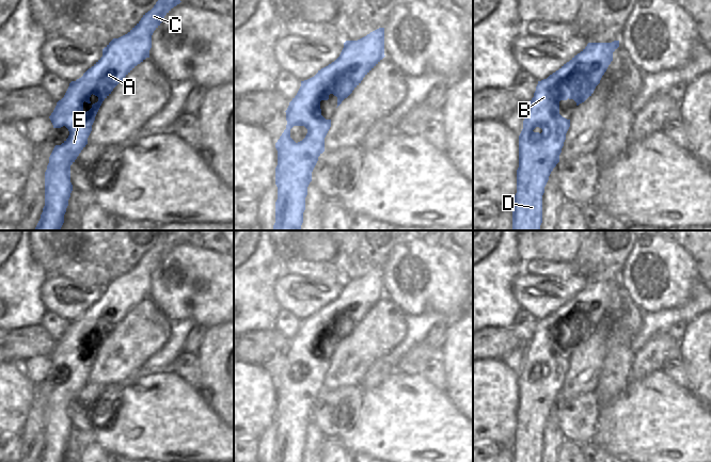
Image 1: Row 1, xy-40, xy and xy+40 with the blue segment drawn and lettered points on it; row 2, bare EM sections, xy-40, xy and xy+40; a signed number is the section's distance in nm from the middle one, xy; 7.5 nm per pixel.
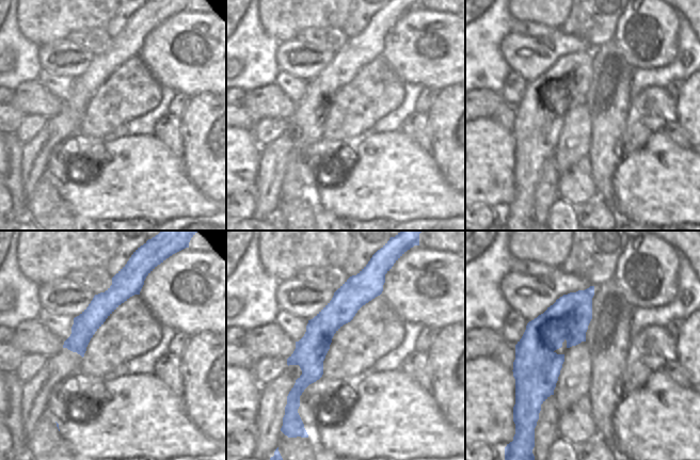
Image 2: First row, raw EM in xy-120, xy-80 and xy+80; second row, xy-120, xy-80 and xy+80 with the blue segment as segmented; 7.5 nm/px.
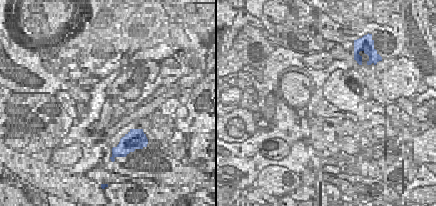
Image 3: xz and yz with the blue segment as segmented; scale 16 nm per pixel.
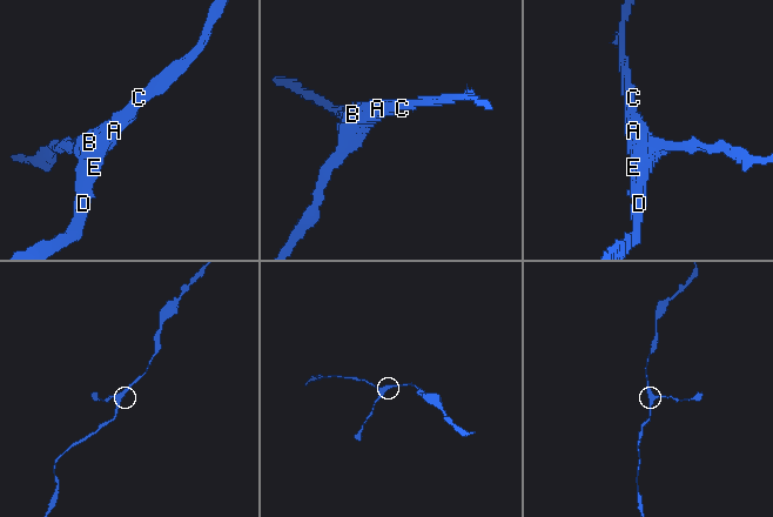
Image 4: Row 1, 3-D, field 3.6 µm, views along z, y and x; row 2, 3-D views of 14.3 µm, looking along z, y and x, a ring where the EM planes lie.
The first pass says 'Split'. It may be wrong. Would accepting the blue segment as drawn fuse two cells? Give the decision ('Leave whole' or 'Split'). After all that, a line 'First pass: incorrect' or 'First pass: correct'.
Leave whole.
First pass: incorrect

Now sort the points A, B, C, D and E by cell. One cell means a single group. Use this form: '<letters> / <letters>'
A B C D E

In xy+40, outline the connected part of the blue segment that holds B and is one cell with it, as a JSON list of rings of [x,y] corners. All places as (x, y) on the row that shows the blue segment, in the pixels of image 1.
[[[619,41],[588,43],[587,46],[547,79],[538,81],[534,97],[523,105],[525,118],[519,136],[519,168],[517,193],[512,204],[512,230],[540,230],[542,223],[542,195],[549,176],[559,162],[559,155],[570,127],[570,120],[559,114],[559,101],[573,99],[576,106],[594,93],[613,61]]]

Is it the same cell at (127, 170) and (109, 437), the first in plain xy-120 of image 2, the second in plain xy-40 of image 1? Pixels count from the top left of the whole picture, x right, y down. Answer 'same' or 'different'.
same

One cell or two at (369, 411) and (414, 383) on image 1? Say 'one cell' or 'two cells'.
one cell

